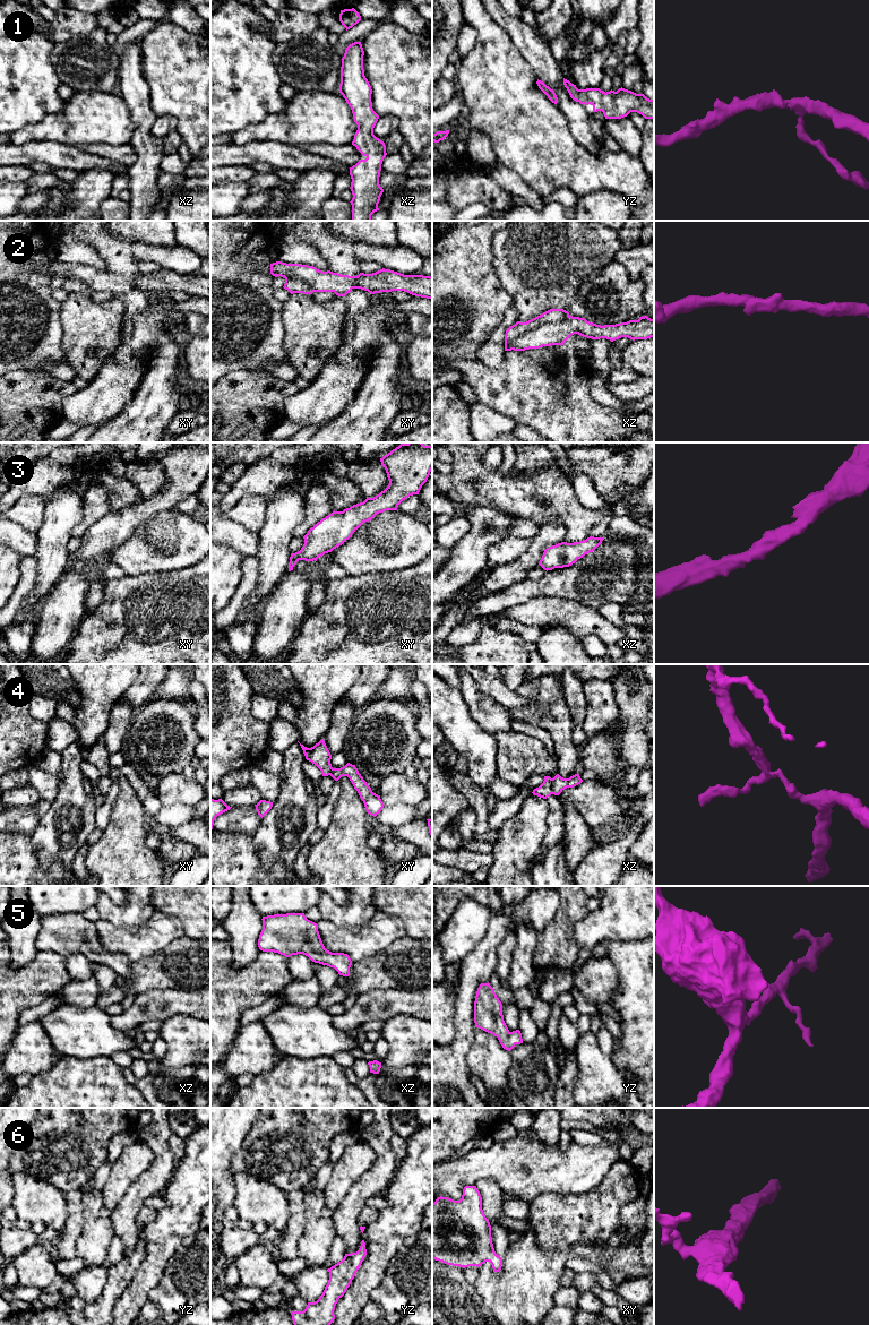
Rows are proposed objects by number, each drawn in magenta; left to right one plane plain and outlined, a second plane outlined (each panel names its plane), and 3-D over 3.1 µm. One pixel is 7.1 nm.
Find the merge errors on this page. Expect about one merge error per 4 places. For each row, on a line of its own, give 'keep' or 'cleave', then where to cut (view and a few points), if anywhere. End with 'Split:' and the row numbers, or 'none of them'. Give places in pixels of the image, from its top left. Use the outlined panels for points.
1: keep | no cut
2: keep | no cut
3: keep | no cut
4: cleave | xz (551, 779), (552, 793)
5: keep | no cut
6: keep | no cut
Split: 4

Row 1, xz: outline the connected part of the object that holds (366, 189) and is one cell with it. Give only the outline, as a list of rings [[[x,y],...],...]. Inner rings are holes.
[[[354,42],[346,48],[341,67],[339,93],[351,107],[354,122],[358,124],[352,145],[367,157],[365,160],[359,160],[355,165],[350,167],[352,179],[350,189],[353,195],[350,201],[352,205],[352,221],[371,221],[371,215],[379,210],[378,204],[384,192],[384,189],[379,184],[379,177],[382,161],[387,155],[385,143],[373,135],[373,128],[379,115],[372,109],[372,89],[364,76],[363,55],[364,51],[361,42]]]

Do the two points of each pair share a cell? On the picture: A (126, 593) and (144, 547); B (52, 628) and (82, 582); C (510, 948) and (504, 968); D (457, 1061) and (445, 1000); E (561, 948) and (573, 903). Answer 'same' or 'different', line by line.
A: different
B: same
C: same
D: different
E: same

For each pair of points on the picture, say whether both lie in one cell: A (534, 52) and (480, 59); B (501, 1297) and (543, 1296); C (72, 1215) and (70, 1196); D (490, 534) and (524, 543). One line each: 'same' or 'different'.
A: different
B: same
C: same
D: different

